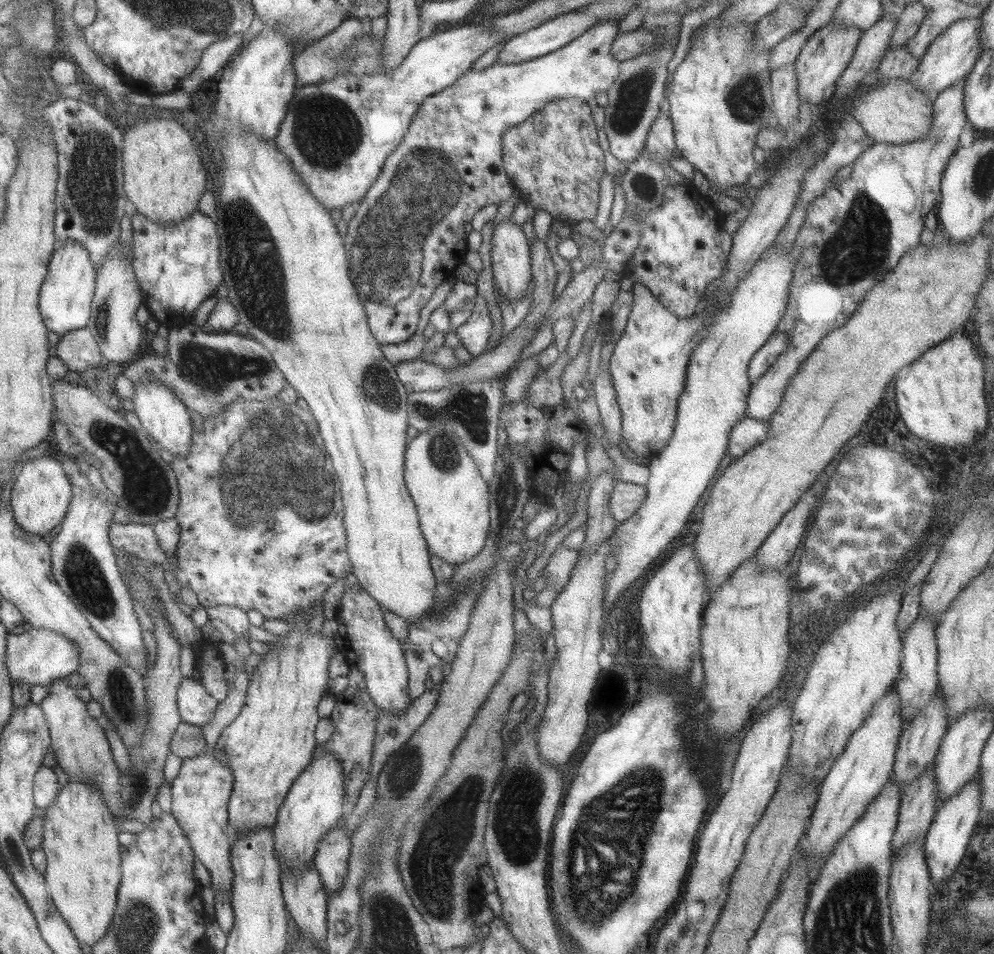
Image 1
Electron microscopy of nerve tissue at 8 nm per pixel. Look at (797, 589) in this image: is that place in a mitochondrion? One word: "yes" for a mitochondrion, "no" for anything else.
no

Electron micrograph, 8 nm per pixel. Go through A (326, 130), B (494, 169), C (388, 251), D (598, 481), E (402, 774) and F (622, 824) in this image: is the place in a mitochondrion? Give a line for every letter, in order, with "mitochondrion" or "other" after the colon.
A: mitochondrion
B: other
C: mitochondrion
D: other
E: mitochondrion
F: mitochondrion

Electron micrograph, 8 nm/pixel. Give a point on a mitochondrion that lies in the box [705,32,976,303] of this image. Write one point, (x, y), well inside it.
(859, 248)

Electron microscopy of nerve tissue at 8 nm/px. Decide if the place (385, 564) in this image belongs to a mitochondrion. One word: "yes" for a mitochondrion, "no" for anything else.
no

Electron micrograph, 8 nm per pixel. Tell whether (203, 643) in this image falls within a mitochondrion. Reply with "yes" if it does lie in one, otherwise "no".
no

